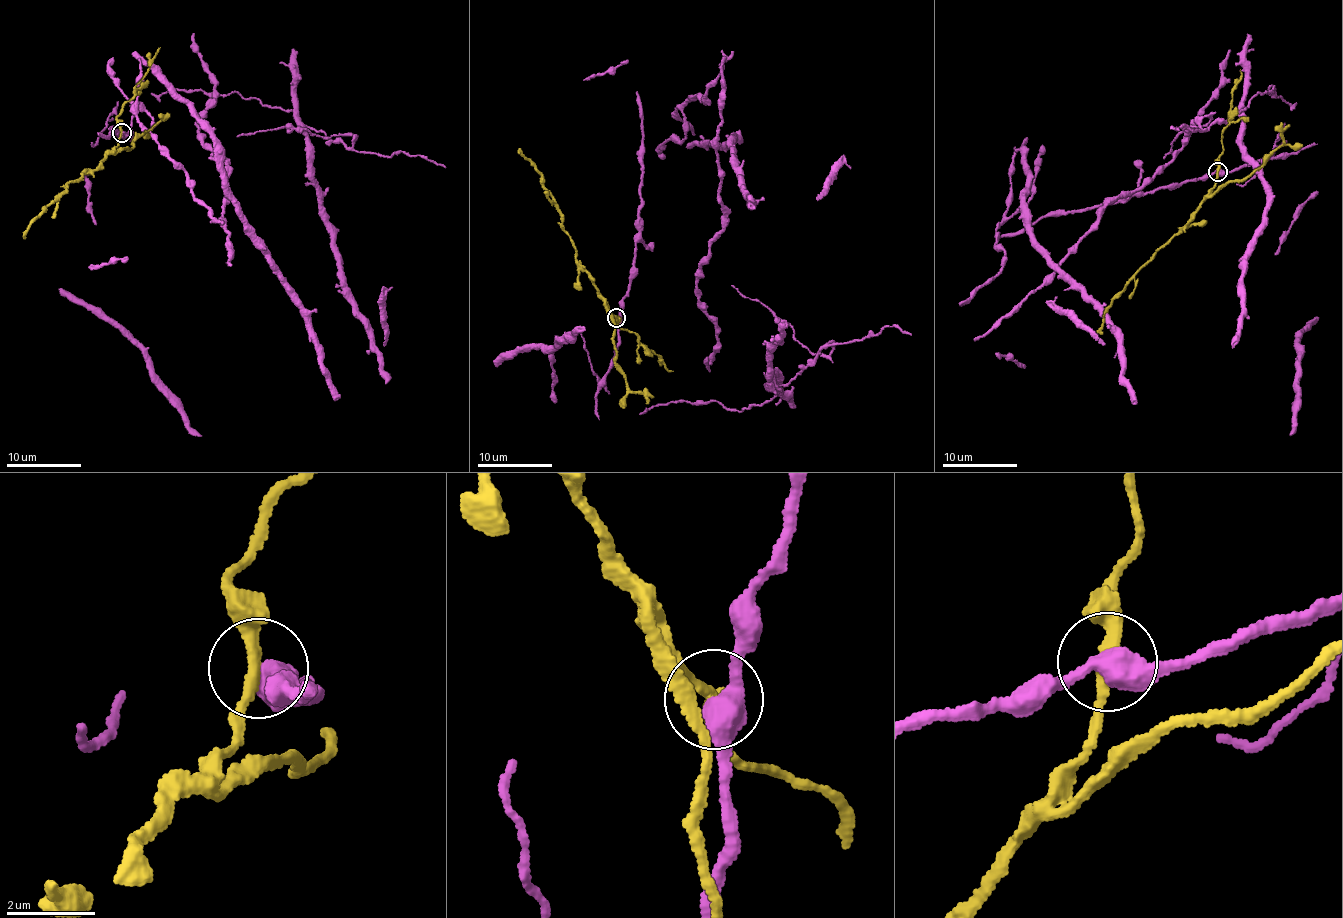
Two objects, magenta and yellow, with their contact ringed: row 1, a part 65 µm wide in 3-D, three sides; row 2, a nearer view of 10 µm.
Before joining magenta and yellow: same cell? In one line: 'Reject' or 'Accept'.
Reject

